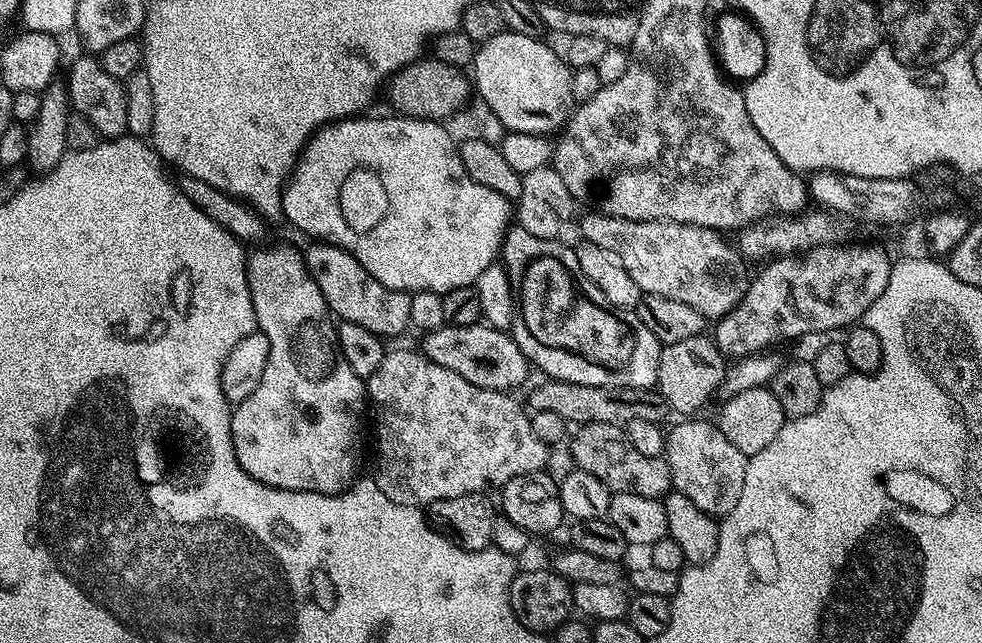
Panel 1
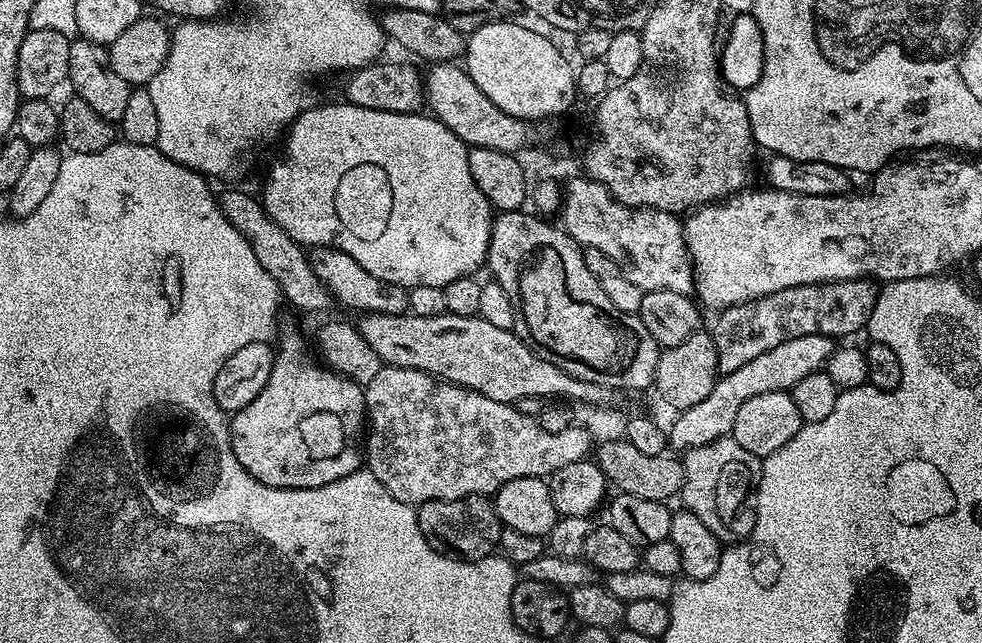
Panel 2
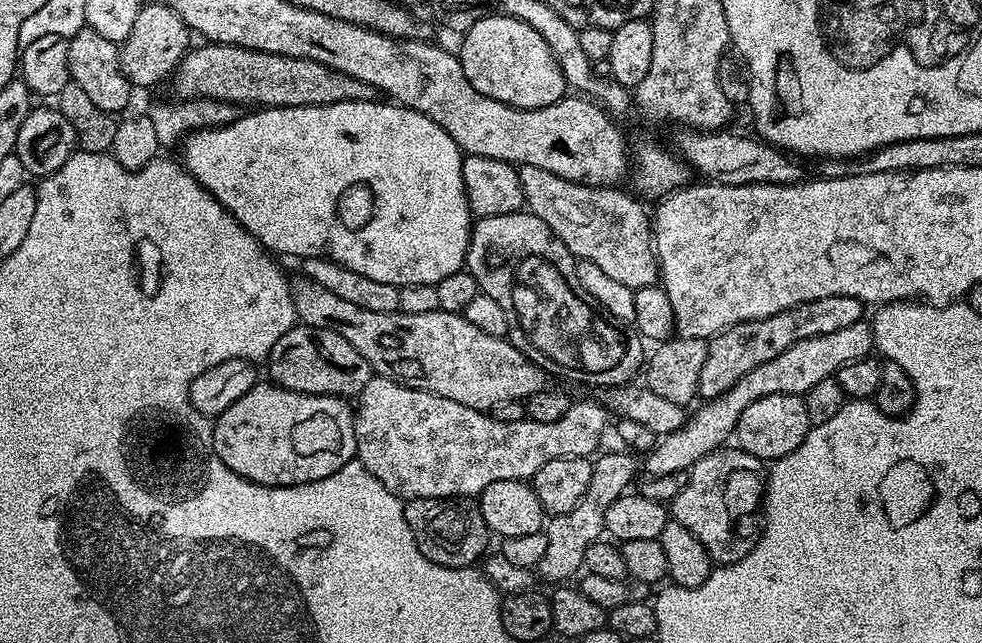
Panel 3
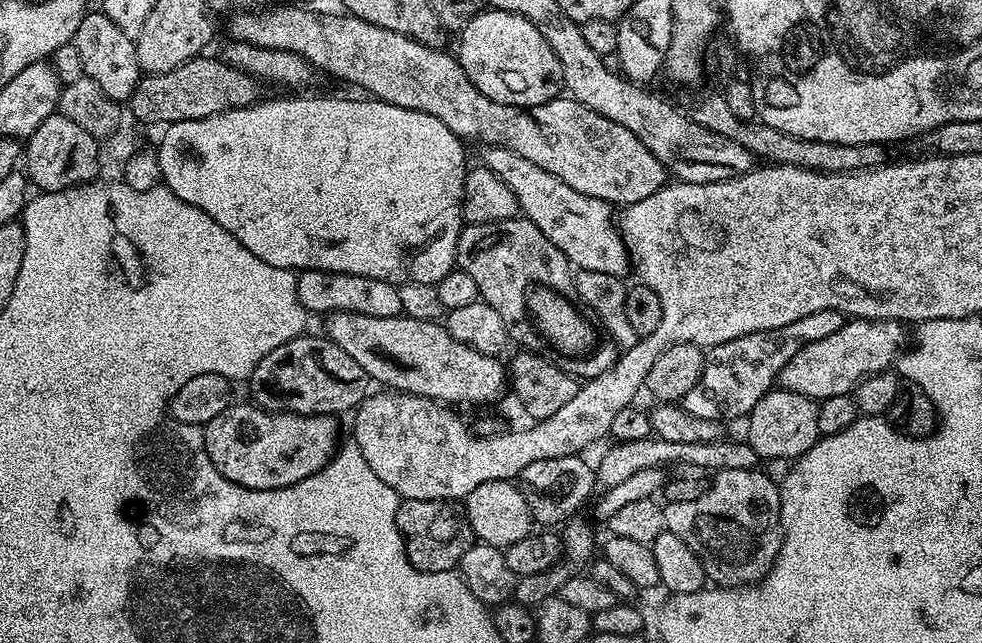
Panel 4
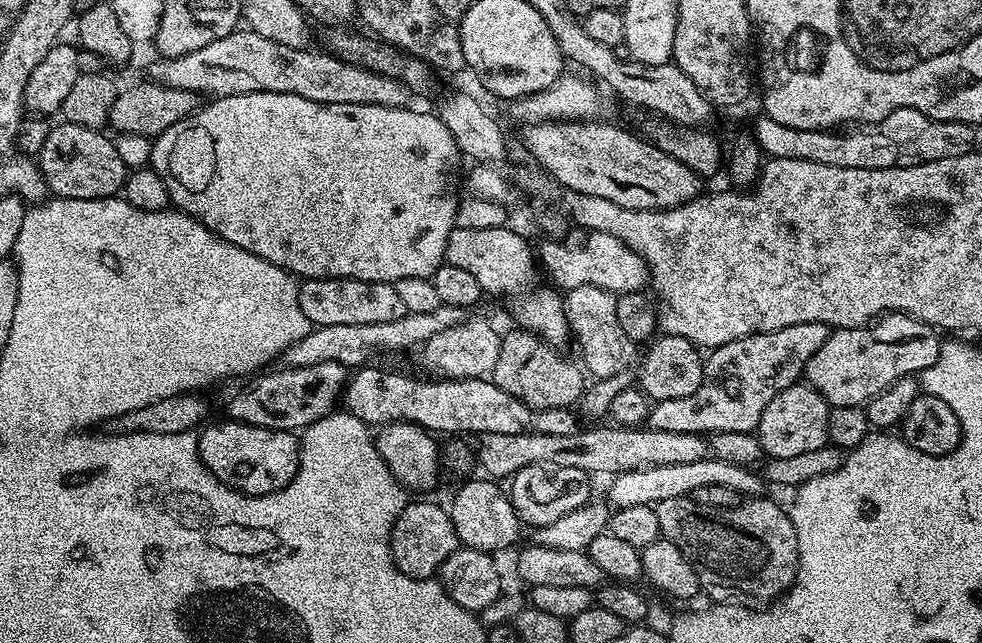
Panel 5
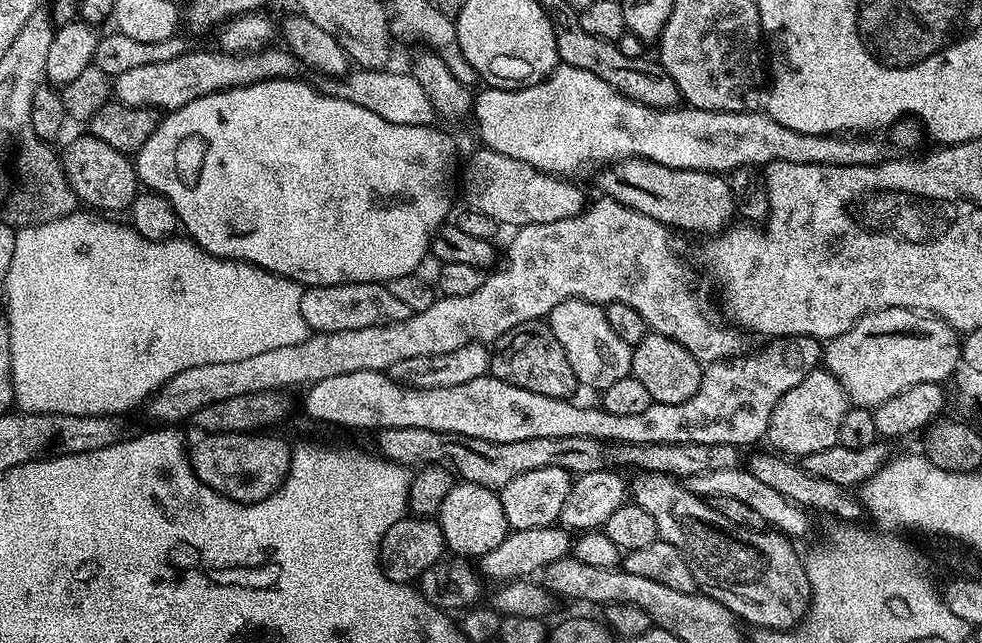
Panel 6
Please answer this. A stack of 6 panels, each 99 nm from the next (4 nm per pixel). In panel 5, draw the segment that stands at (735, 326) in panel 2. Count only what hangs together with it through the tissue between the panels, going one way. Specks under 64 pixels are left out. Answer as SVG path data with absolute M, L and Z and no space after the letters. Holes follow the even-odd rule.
M798 322L798 326L755 332L711 349L704 360L702 386L686 398L655 401L648 409L647 427L699 436L713 432L755 432L770 398L782 394L782 390L803 377L806 362L826 342L829 331L822 322Z

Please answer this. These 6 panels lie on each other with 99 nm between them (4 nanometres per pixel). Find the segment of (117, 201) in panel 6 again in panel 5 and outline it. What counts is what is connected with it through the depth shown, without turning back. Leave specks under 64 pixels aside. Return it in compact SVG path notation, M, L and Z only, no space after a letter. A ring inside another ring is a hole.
M60 122L60 125L49 127L46 143L42 145L38 157L40 173L44 175L44 181L48 191L53 197L62 200L93 200L94 198L106 198L115 196L123 189L130 168L124 165L120 152L104 137L100 130L88 129L86 126Z

